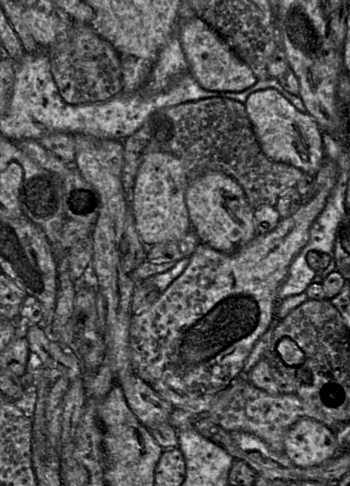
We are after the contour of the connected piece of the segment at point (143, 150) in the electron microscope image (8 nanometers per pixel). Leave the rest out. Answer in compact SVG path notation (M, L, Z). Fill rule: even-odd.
M206 98L163 108L151 114L142 127L126 138L123 144L124 162L121 181L126 195L129 197L129 202L139 167L145 156L153 152L166 152L177 157L181 161L189 181L213 171L219 171L232 177L243 188L253 209L261 206L275 206L279 196L286 189L295 186L304 175L299 168L268 159L257 141L244 104L227 98Z

